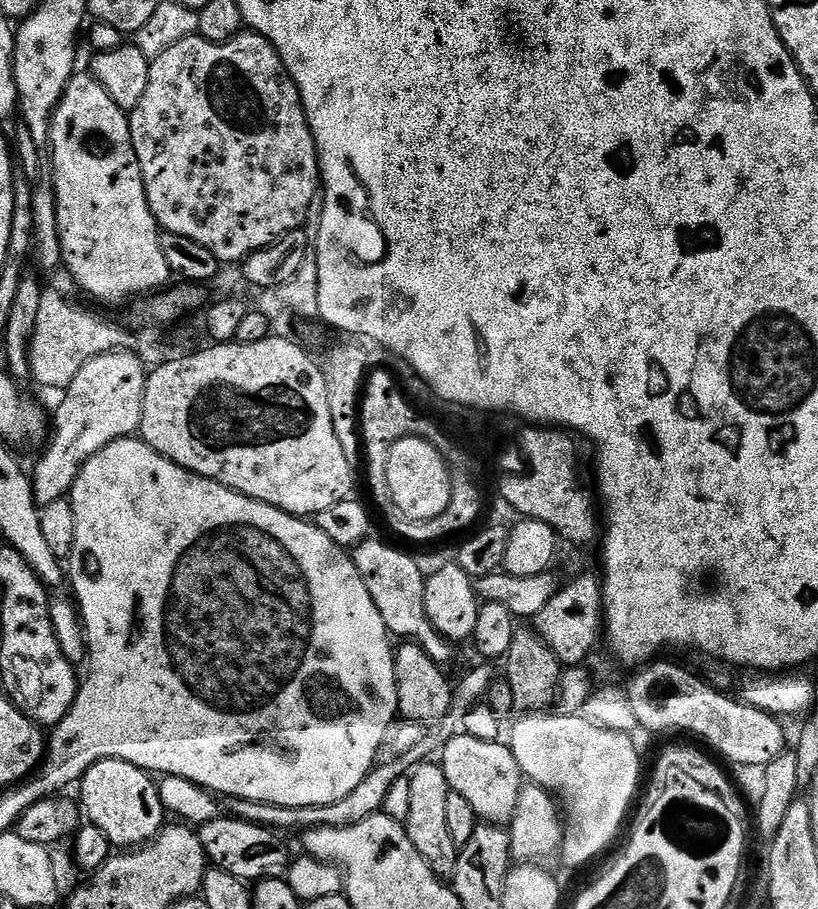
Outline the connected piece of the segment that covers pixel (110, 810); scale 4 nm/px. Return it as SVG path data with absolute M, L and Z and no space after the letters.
M95 760L78 782L79 788L78 804L85 813L88 811L87 823L102 830L117 849L132 850L156 839L166 822L157 781L125 760Z

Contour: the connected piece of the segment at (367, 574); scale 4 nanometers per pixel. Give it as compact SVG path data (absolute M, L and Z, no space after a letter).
M369 538L356 545L354 559L358 574L362 574L366 590L370 590L370 598L374 606L378 606L378 614L382 614L382 622L386 622L389 633L393 637L404 636L400 638L421 644L434 663L448 666L452 660L454 644L437 632L428 615L424 613L422 572L420 576L420 568L416 565L415 558L383 544L380 540Z

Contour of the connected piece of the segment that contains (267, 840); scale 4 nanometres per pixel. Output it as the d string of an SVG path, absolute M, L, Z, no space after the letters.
M221 818L199 825L204 855L215 867L245 882L259 882L265 878L280 878L288 871L288 848L271 827L241 818Z

